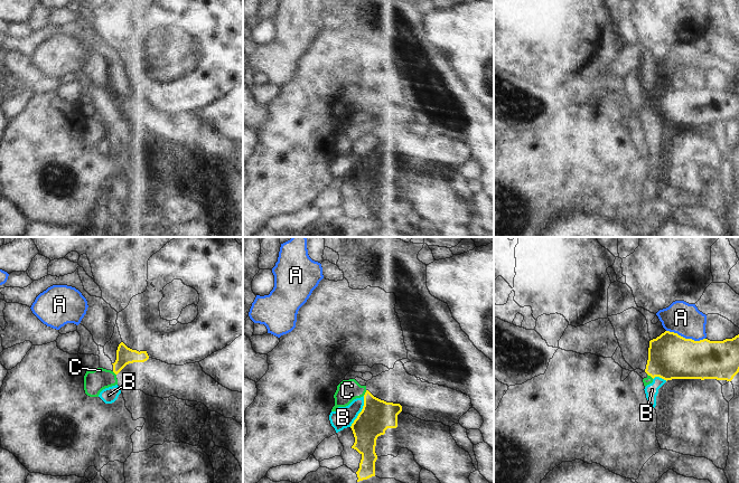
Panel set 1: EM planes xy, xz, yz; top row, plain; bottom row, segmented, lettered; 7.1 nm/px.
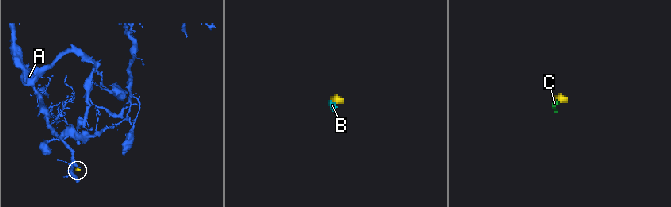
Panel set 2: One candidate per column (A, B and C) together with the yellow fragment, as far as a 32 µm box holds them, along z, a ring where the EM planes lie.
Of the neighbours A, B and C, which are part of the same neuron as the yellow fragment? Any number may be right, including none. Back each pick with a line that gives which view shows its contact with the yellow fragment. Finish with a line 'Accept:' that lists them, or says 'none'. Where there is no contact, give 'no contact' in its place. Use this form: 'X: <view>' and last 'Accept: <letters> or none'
Accept: none

